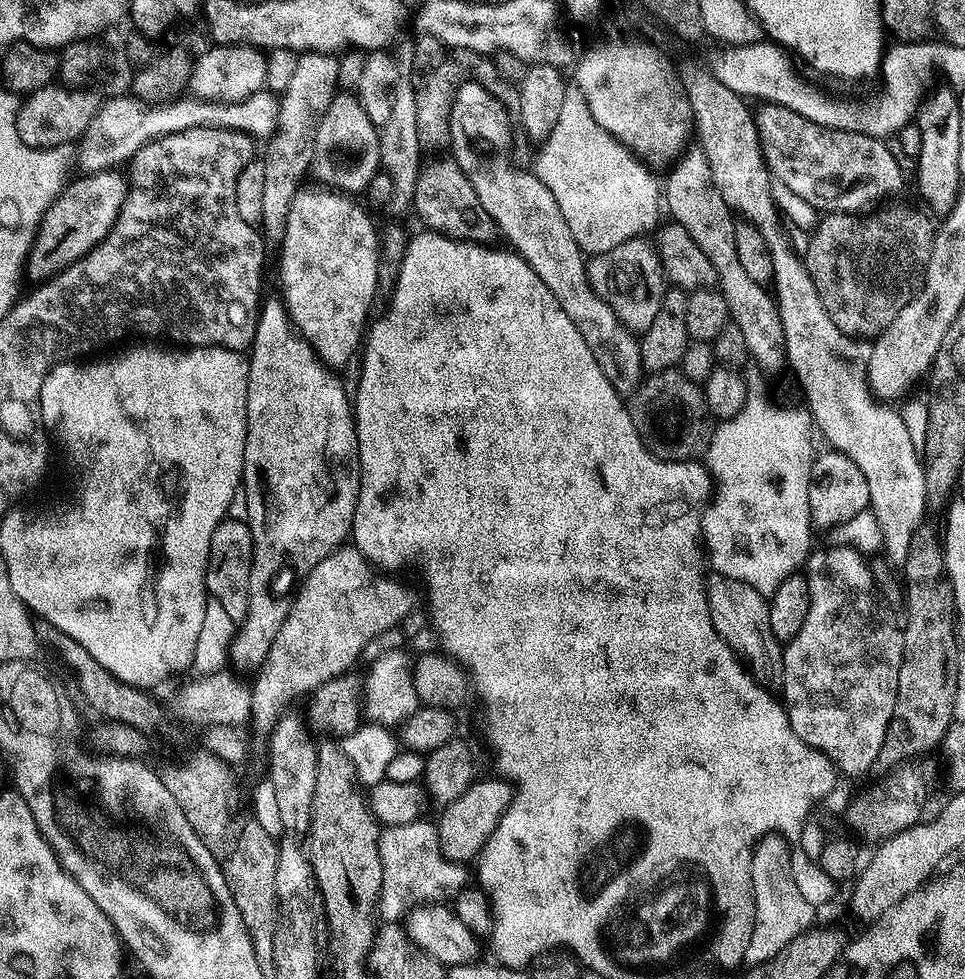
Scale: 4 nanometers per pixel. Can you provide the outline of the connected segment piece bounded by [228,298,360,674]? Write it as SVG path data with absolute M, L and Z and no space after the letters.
M265 299L261 303L260 311L256 318L256 333L252 339L252 347L248 361L248 397L246 398L246 450L244 451L244 479L242 481L242 500L244 496L244 512L246 523L250 526L250 534L254 542L254 558L250 566L250 598L248 599L248 613L244 620L239 621L236 635L229 646L228 655L230 664L237 673L255 673L264 664L264 659L270 654L270 646L274 646L274 638L278 638L278 630L282 622L286 622L288 604L280 601L272 593L272 579L293 560L296 564L304 564L305 569L318 566L322 558L329 556L336 548L341 547L352 535L352 523L354 522L354 510L360 493L360 477L352 472L346 465L353 463L356 456L356 421L354 419L354 404L346 394L344 381L333 369L326 367L316 357L316 351L305 341L303 336L296 331L291 320L288 319L288 309L285 308L283 299Z

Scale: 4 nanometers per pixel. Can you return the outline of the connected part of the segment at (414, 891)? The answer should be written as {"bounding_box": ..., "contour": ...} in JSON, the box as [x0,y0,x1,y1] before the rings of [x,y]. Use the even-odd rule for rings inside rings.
{"bounding_box":[378,818,469,922],"contour":[[[428,818],[410,822],[406,826],[390,826],[380,834],[382,858],[382,886],[378,901],[378,916],[384,922],[400,922],[417,904],[448,902],[469,883],[468,868],[447,860],[438,842],[438,830]]]}

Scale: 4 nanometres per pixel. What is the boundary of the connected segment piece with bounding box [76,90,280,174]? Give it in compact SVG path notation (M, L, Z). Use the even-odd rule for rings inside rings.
M267 90L256 92L250 98L239 100L233 104L211 104L208 100L197 100L195 98L187 98L188 100L180 99L184 98L173 98L167 104L155 106L145 104L143 100L137 100L131 94L105 99L97 107L90 126L78 141L80 149L77 150L76 156L80 159L79 171L87 174L90 172L106 172L119 169L121 167L119 164L123 160L124 163L131 161L136 152L142 150L142 146L146 146L151 140L157 140L159 136L169 136L174 132L181 132L190 128L233 128L236 132L245 132L253 138L259 138L259 136L271 138L276 132L280 101L273 93Z

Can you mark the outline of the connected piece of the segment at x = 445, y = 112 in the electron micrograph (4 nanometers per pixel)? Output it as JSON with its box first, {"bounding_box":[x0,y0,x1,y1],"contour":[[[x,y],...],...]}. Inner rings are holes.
{"bounding_box":[415,48,521,150],"contour":[[[461,48],[451,49],[444,60],[438,67],[431,69],[425,76],[426,80],[423,82],[421,88],[417,89],[415,105],[418,109],[417,113],[417,127],[418,138],[421,149],[428,150],[428,148],[444,148],[447,149],[451,145],[450,138],[450,114],[453,112],[453,102],[456,100],[456,92],[464,83],[475,81],[481,84],[488,93],[494,94],[504,104],[504,109],[508,111],[508,118],[511,123],[519,123],[521,116],[521,98],[519,87],[513,81],[502,78],[496,72],[495,63],[485,53],[474,50],[462,50]]]}

